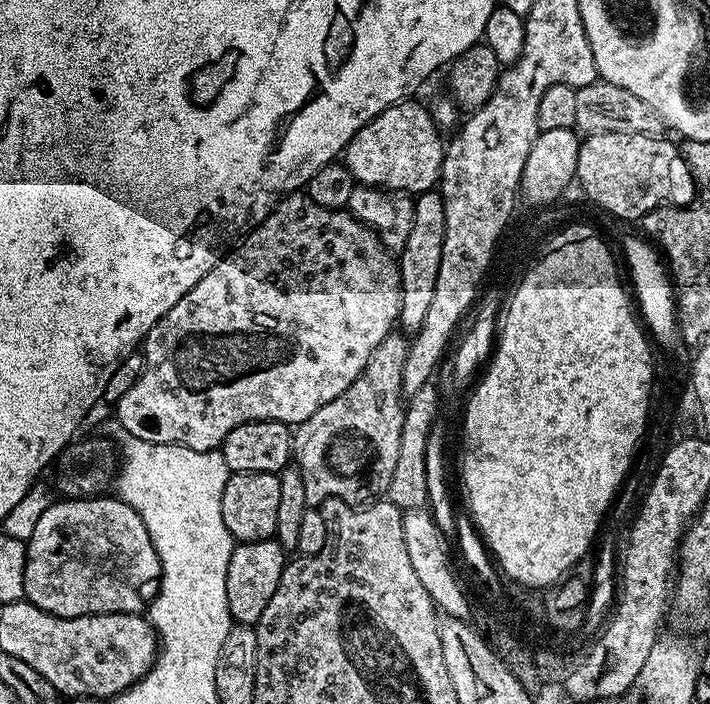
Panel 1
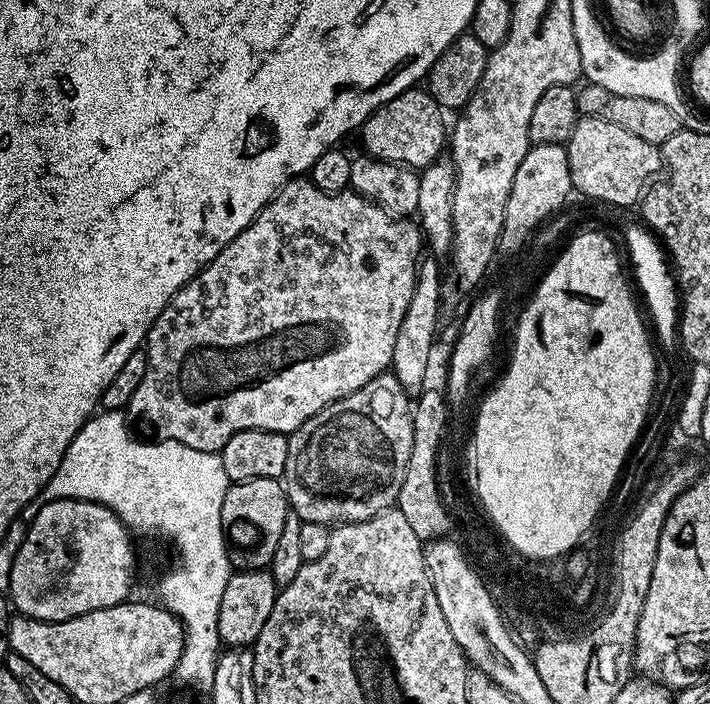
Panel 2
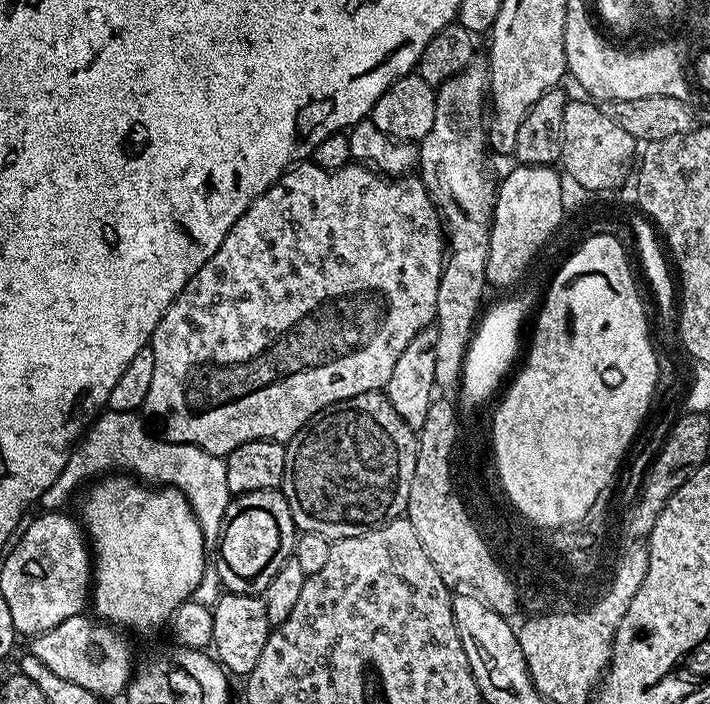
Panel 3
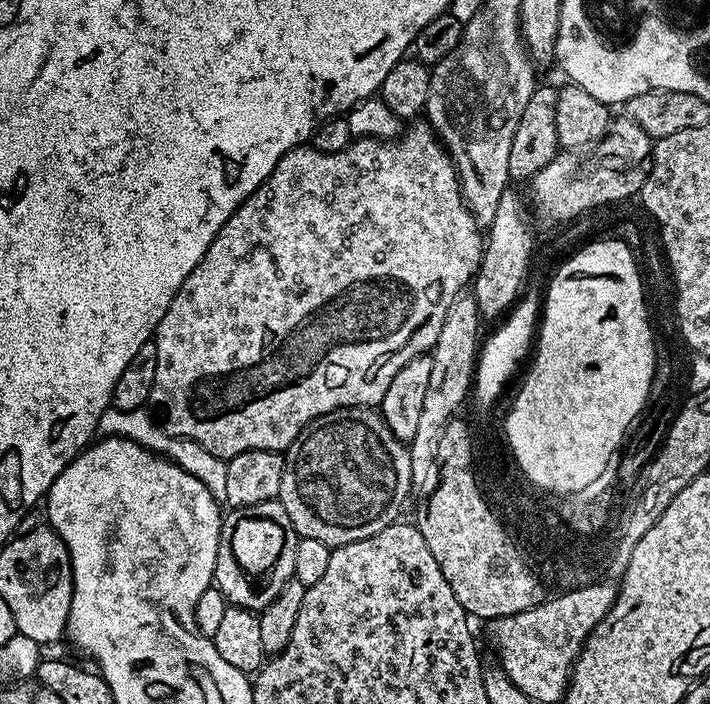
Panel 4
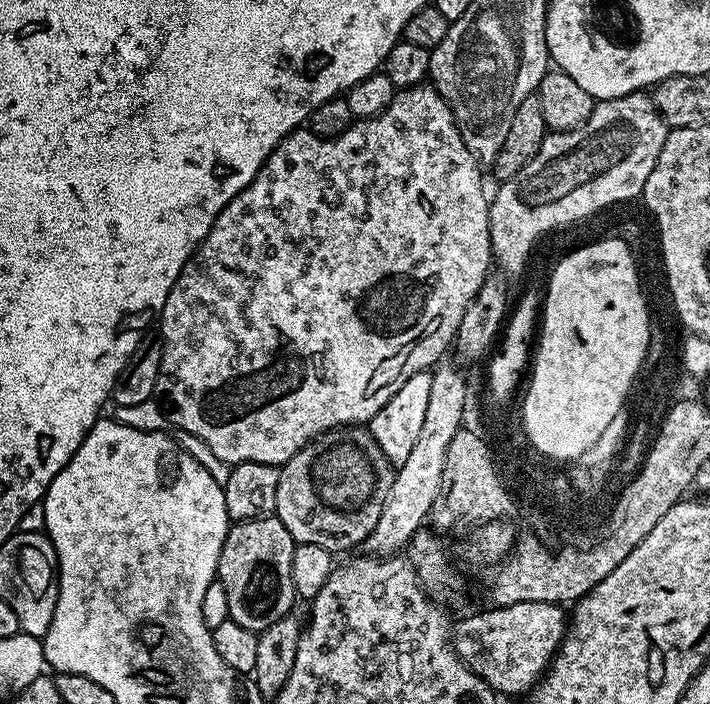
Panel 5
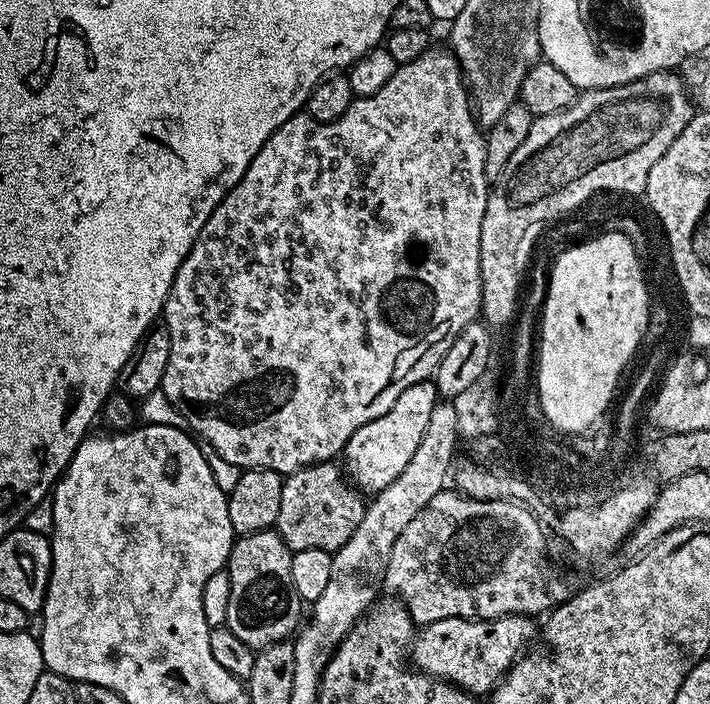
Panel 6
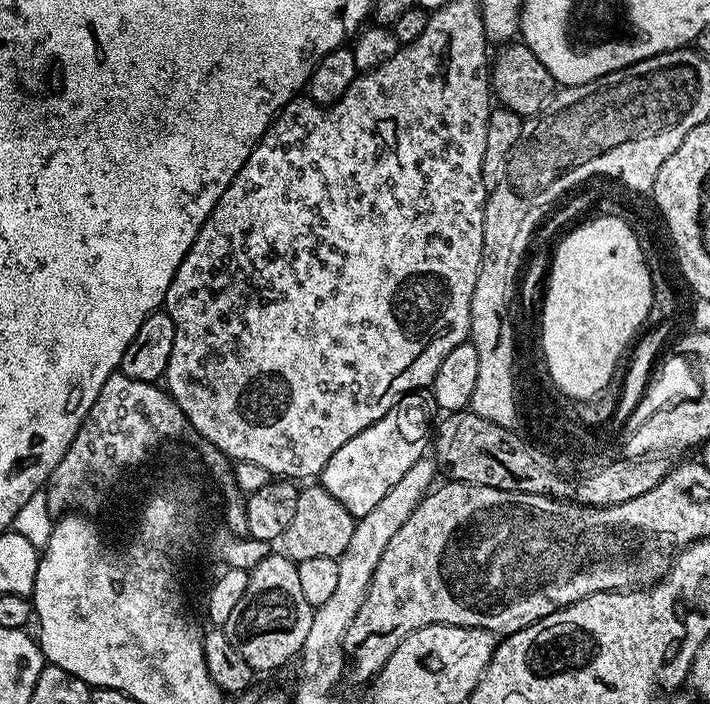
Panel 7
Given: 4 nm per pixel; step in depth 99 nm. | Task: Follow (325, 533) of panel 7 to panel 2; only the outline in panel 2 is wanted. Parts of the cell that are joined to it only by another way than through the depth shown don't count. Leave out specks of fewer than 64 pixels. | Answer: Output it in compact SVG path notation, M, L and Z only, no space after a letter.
M387 371L302 422L302 426L288 436L286 470L282 477L288 507L294 515L302 522L335 526L366 522L389 511L402 490L402 478L406 478L406 465L414 446L412 410L409 393L404 391L396 375Z

